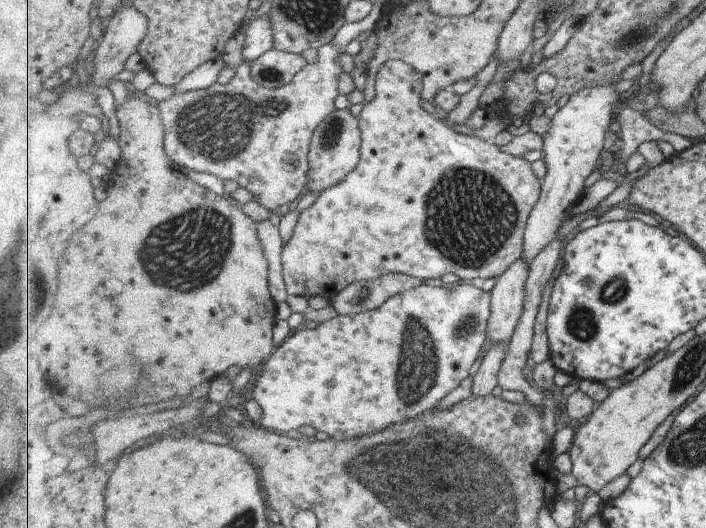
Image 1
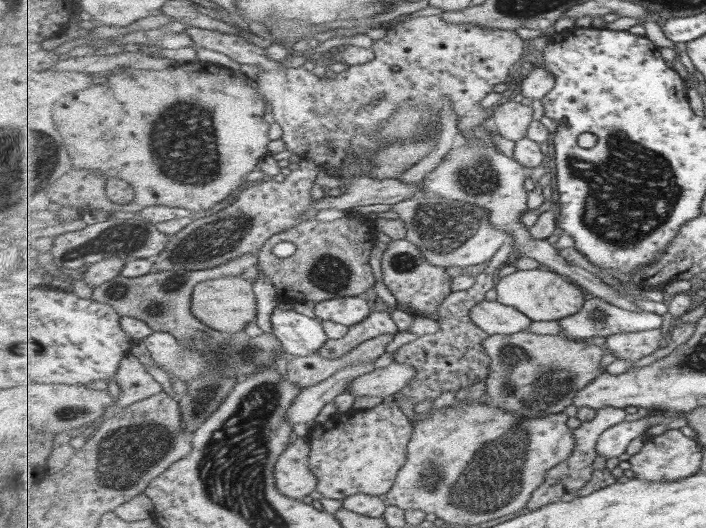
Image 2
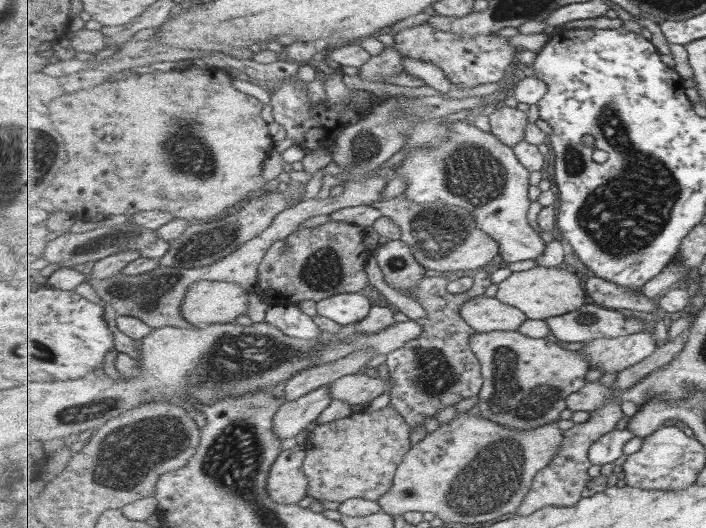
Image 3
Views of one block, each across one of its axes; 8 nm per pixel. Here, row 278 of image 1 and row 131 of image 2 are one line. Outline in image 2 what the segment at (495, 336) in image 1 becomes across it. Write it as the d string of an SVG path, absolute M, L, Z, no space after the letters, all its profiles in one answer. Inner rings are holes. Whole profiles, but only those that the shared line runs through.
M504 99L495 108L492 116L499 134L510 141L517 142L528 136L529 127L533 120L531 107L515 100Z

